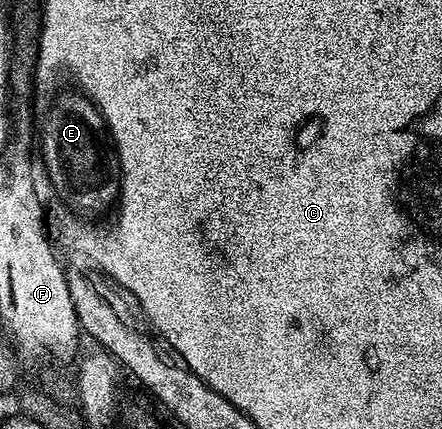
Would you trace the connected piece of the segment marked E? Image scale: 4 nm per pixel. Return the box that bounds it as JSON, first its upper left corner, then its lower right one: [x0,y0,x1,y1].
[41,93,121,217]

